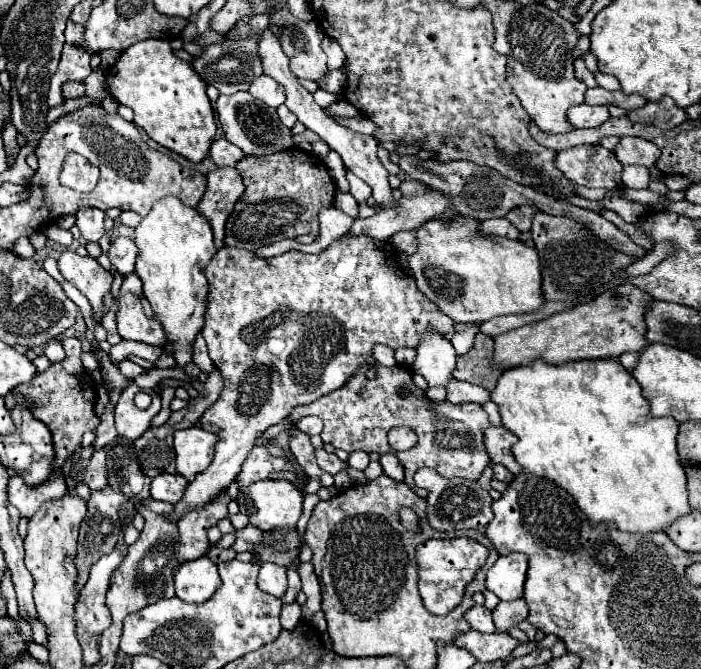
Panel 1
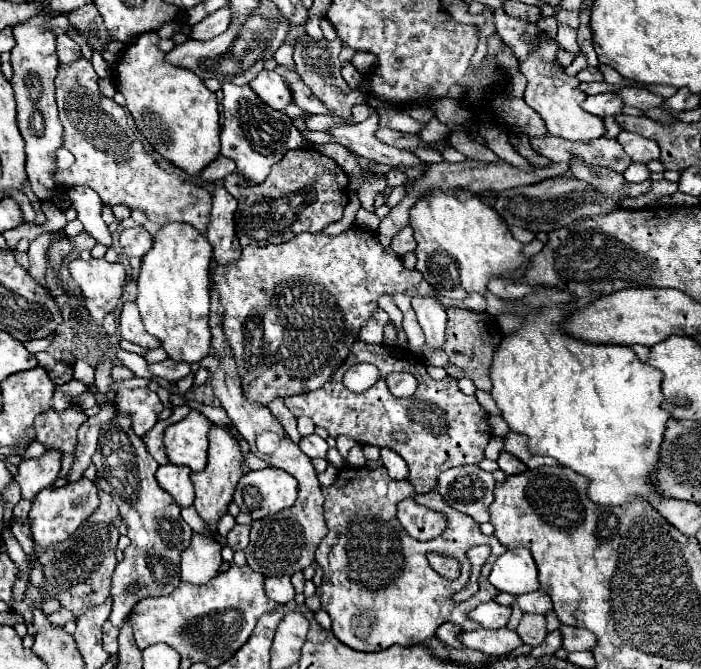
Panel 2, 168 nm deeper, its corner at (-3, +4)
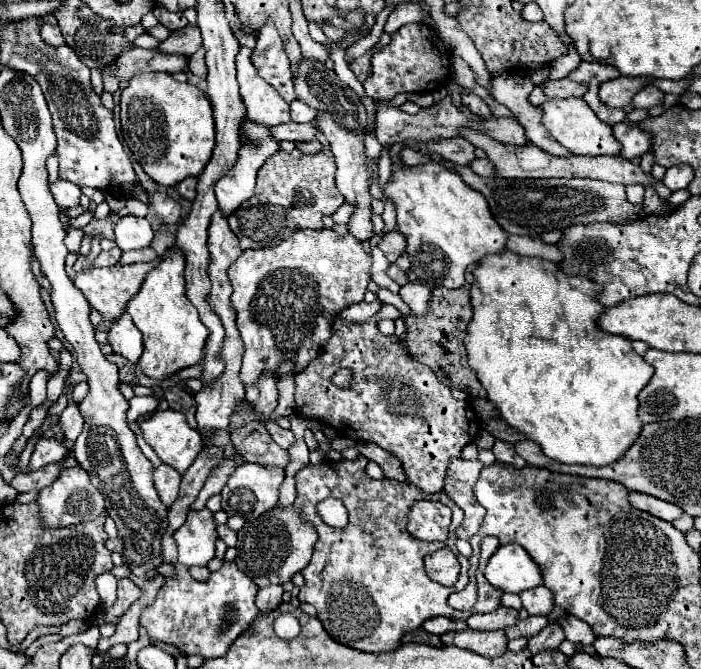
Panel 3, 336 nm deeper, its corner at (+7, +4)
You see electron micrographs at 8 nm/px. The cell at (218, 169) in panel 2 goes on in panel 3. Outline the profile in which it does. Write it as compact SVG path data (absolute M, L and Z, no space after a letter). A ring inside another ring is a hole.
M187 178L185 182L179 182L175 186L175 192L179 196L183 196L185 200L193 200L195 198L195 184L197 184L197 178Z

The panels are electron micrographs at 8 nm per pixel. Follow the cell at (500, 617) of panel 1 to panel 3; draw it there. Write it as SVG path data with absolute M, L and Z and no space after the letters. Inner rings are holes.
M537 586L531 590L525 590L519 594L523 600L523 608L533 616L533 614L541 614L541 616L549 616L553 610L553 592L547 586Z

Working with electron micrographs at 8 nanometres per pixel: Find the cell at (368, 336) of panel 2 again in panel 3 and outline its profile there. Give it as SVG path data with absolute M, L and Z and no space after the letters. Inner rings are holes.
M361 302L361 304L353 304L353 308L345 308L345 312L341 312L341 318L351 320L351 322L365 322L371 316L375 316L381 308L381 302Z

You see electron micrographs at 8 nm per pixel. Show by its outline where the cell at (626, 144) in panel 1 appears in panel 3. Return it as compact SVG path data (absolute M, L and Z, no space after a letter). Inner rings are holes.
M627 120L615 124L613 134L623 146L621 156L627 160L631 160L635 156L643 156L653 146L653 138L649 136L649 132L645 132L643 128L637 128L637 124L631 124Z

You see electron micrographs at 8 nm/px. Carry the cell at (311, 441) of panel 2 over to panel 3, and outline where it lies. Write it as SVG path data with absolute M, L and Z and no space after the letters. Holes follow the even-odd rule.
M267 420L267 422L265 422L265 428L267 428L269 436L273 438L273 442L279 444L281 448L285 448L285 450L295 442L293 432L291 432L291 430L283 430L275 420Z

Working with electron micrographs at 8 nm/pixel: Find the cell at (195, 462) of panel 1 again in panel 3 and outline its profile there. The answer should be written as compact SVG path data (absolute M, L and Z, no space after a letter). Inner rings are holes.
M175 410L155 412L151 418L141 422L145 442L155 454L183 474L195 456L203 448L203 438L197 430L189 428L185 416Z

